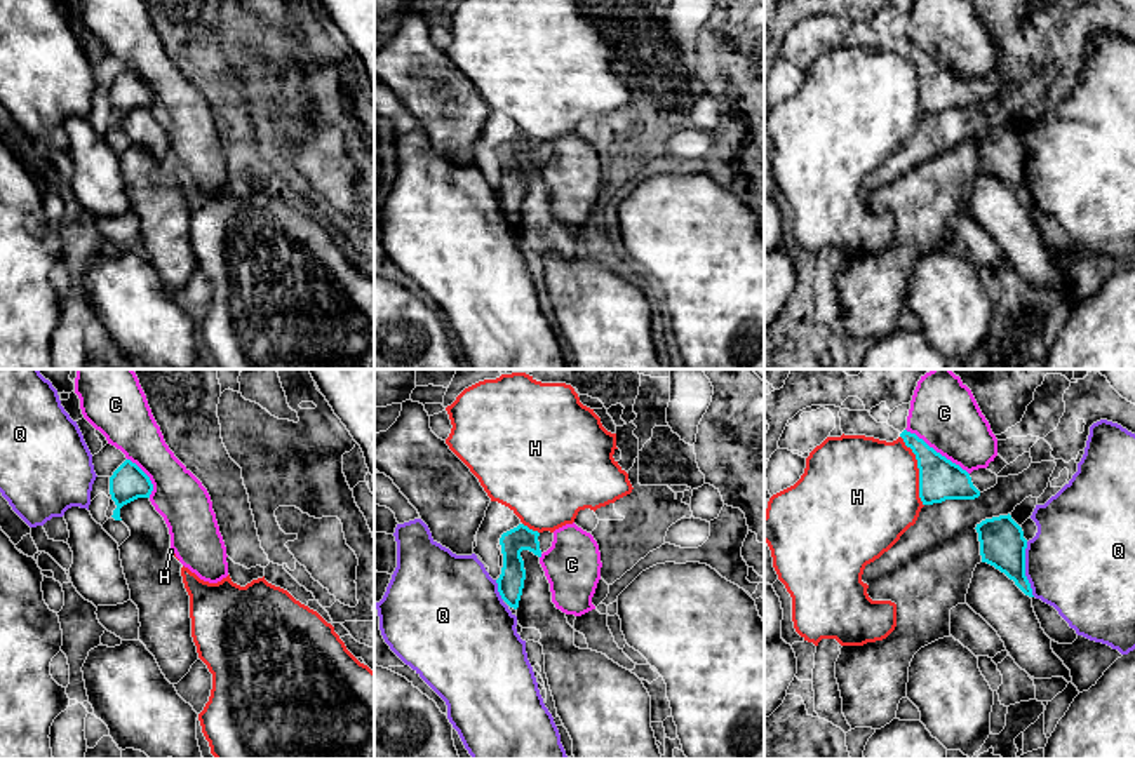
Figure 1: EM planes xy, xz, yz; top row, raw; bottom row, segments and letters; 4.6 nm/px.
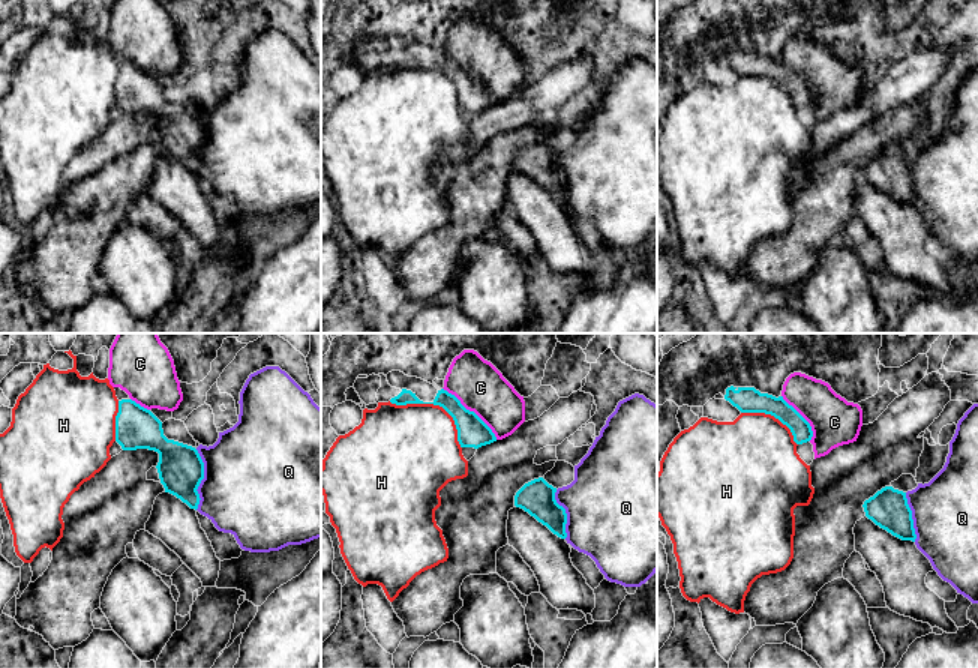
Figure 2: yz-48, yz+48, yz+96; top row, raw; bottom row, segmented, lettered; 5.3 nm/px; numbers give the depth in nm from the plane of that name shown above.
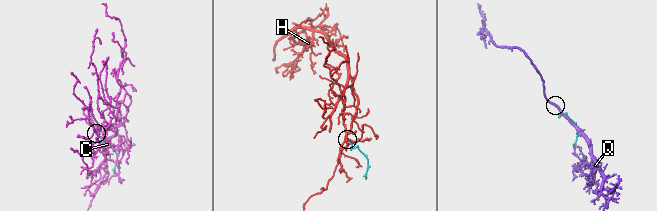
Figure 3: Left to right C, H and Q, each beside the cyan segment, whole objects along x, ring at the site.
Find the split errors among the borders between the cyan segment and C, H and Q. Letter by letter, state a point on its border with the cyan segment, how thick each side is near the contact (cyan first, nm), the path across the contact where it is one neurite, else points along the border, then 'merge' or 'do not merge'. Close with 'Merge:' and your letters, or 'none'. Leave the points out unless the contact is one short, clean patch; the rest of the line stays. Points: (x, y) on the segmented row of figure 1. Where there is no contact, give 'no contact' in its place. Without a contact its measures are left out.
C: yz (935, 451) | 200/320 nm | along yz (906, 429), (968, 474) | do not merge
H: yz (920, 470) | 200/460 nm | along yz (900, 436), (916, 460), (918, 497), (923, 505) | do not merge
Q: yz (1024, 570) | 200/460 nm | do not merge
Merge: none

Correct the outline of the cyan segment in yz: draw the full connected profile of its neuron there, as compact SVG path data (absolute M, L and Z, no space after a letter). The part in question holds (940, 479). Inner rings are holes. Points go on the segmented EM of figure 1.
M903 430L900 437L916 454L923 505L942 503L945 500L975 500L980 496L970 474L959 465L937 453L916 433Z

